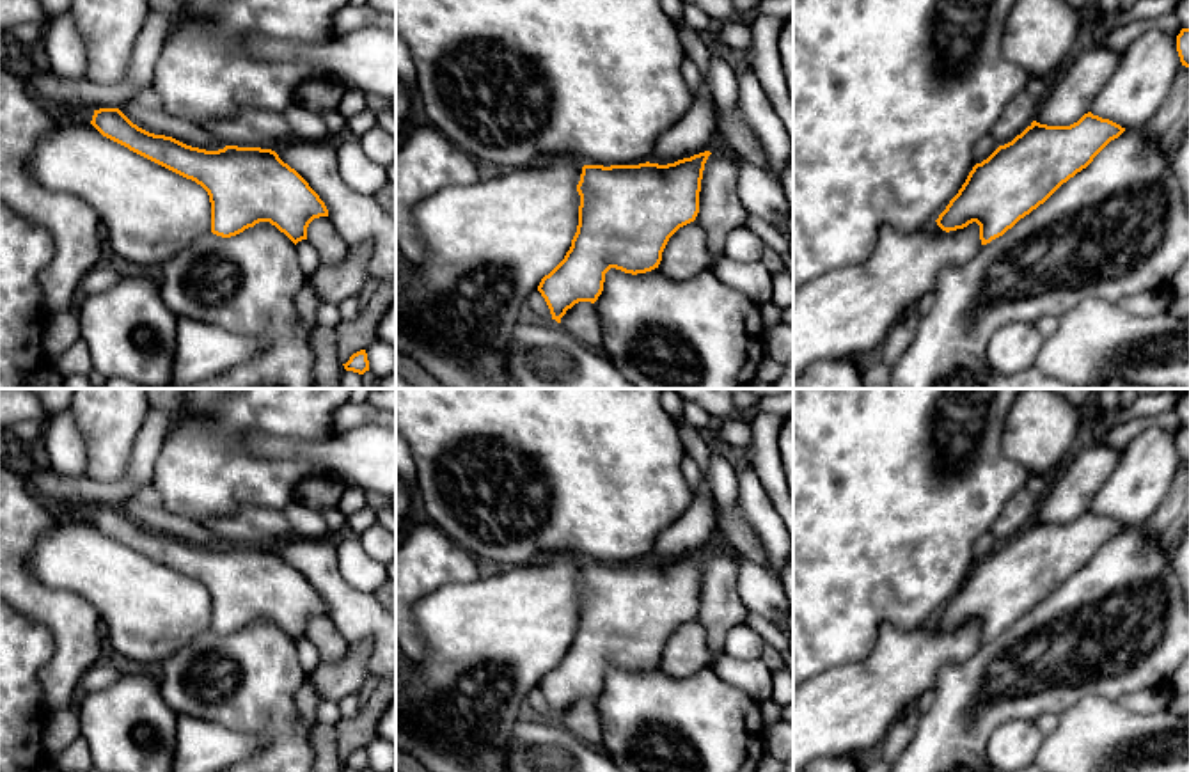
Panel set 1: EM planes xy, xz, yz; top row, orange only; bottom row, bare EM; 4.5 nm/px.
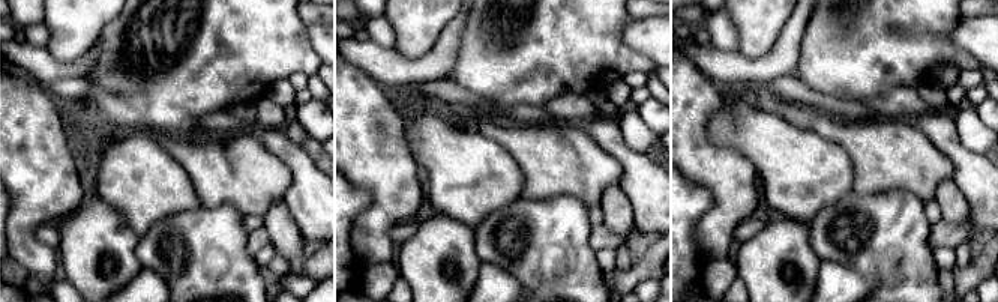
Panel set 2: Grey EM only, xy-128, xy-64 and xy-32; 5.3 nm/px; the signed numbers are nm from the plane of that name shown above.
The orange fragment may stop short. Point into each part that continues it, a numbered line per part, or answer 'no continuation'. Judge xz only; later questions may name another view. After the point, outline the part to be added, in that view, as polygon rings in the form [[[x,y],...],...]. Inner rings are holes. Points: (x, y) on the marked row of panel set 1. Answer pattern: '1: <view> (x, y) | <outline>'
no continuation

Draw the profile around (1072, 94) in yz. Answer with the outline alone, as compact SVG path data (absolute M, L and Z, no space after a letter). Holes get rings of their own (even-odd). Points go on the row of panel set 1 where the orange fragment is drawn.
M1100 43L1074 53L1072 66L1038 105L1035 121L1047 126L1070 126L1090 112L1106 82L1116 73L1120 55Z

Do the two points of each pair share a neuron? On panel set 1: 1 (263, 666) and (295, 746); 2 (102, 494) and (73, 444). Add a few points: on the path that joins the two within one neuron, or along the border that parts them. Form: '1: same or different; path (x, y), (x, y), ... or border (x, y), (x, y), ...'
1: same; path (263, 685), (263, 703), (279, 726)
2: different; border (48, 465), (59, 472), (86, 476)

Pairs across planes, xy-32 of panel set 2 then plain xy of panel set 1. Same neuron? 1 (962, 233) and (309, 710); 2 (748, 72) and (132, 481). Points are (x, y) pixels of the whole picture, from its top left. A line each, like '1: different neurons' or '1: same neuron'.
1: different neurons
2: same neuron

